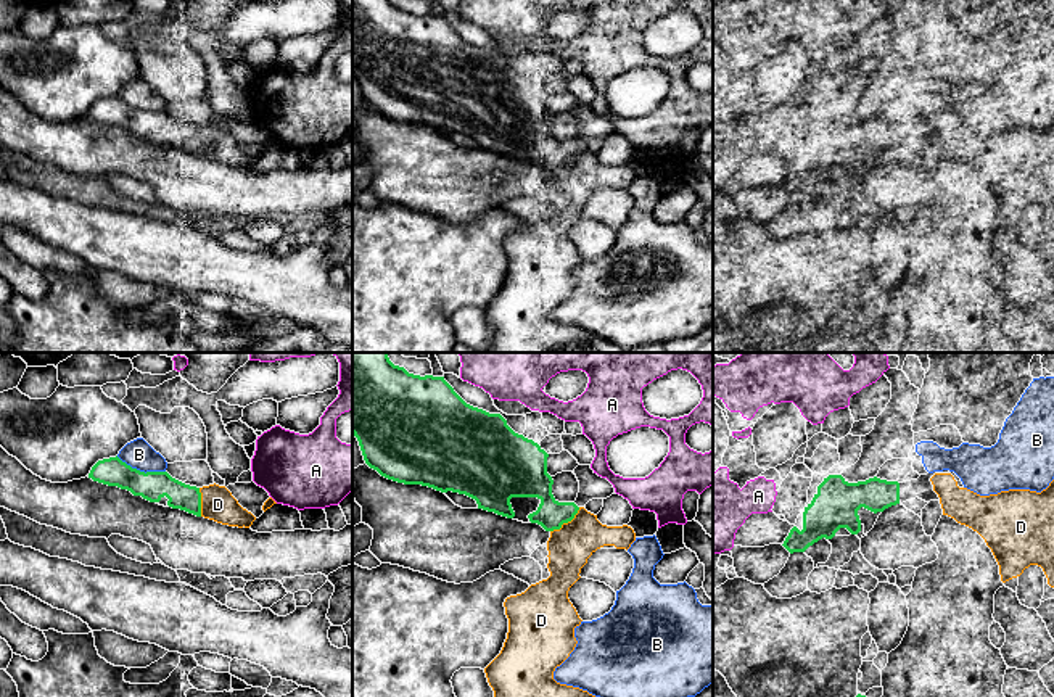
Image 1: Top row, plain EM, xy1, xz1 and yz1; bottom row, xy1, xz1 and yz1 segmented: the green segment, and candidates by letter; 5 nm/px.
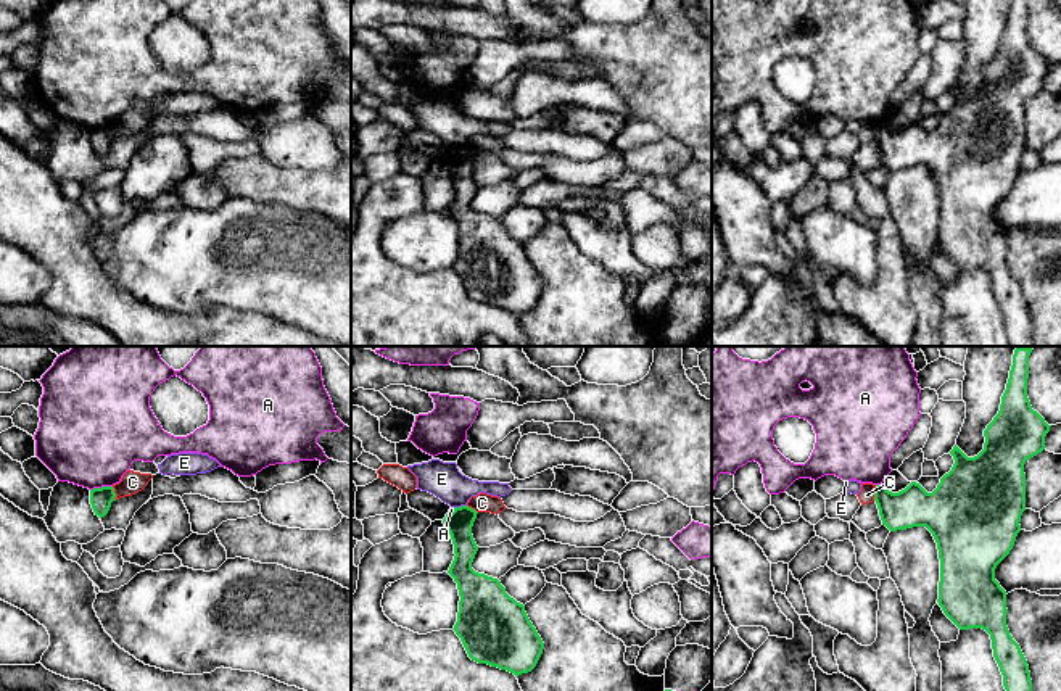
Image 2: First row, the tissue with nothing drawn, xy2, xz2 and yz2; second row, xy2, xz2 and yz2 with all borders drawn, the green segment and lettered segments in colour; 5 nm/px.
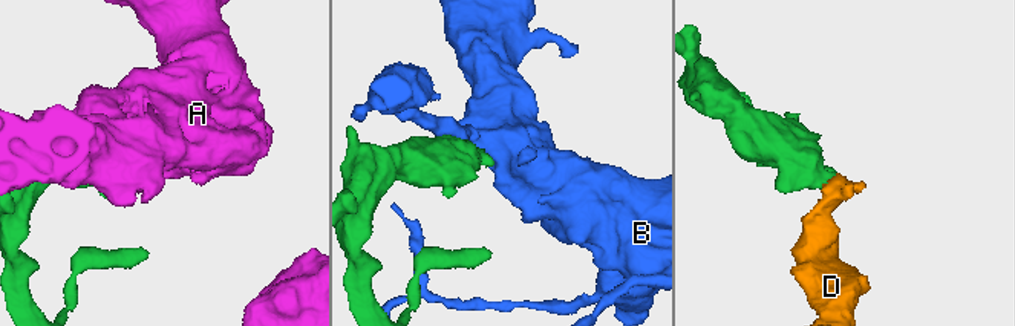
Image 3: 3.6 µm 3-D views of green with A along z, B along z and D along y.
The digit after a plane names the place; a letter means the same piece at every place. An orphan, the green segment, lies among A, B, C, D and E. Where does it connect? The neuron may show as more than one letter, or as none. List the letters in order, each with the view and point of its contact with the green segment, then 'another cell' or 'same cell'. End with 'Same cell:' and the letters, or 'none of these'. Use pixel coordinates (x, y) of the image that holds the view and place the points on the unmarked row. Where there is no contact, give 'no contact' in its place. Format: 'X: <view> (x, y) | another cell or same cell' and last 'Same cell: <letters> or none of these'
A: xy2 (102, 126) | another cell
B: xy1 (139, 110) | another cell
C: yz2 (875, 132) | another cell
D: xz1 (567, 161) | same cell
E: xz2 (461, 145) | another cell
Same cell: D

